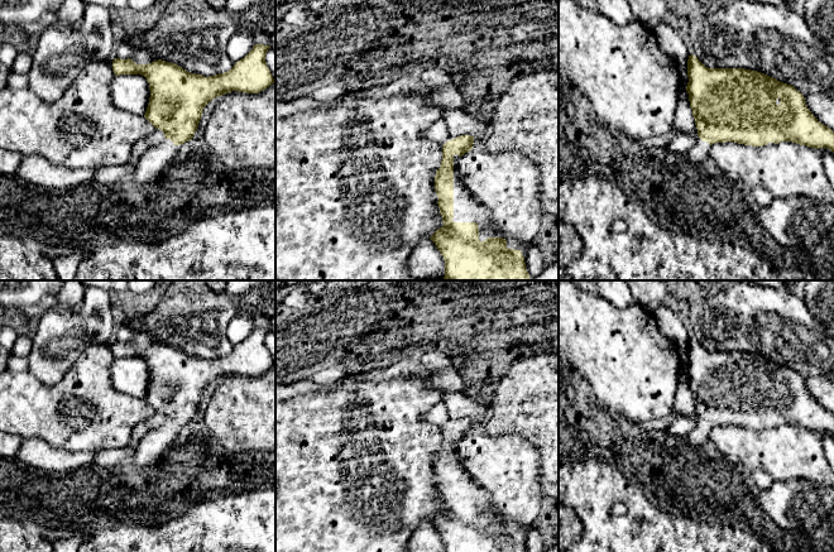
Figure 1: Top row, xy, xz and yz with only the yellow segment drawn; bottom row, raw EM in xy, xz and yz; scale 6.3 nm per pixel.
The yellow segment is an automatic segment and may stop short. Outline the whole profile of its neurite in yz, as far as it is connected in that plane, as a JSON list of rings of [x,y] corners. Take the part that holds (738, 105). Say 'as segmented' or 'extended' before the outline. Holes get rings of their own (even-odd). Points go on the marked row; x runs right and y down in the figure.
extended | [[[694,54],[687,59],[690,107],[698,129],[695,145],[682,158],[695,165],[708,162],[709,152],[715,143],[733,141],[752,147],[773,145],[792,141],[810,148],[828,148],[834,153],[834,133],[821,124],[807,109],[805,97],[794,86],[777,81],[764,73],[744,68],[708,68]]]

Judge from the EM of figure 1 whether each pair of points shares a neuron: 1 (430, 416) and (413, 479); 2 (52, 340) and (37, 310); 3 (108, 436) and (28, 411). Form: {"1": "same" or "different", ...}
{"1": "different", "2": "different", "3": "same"}

